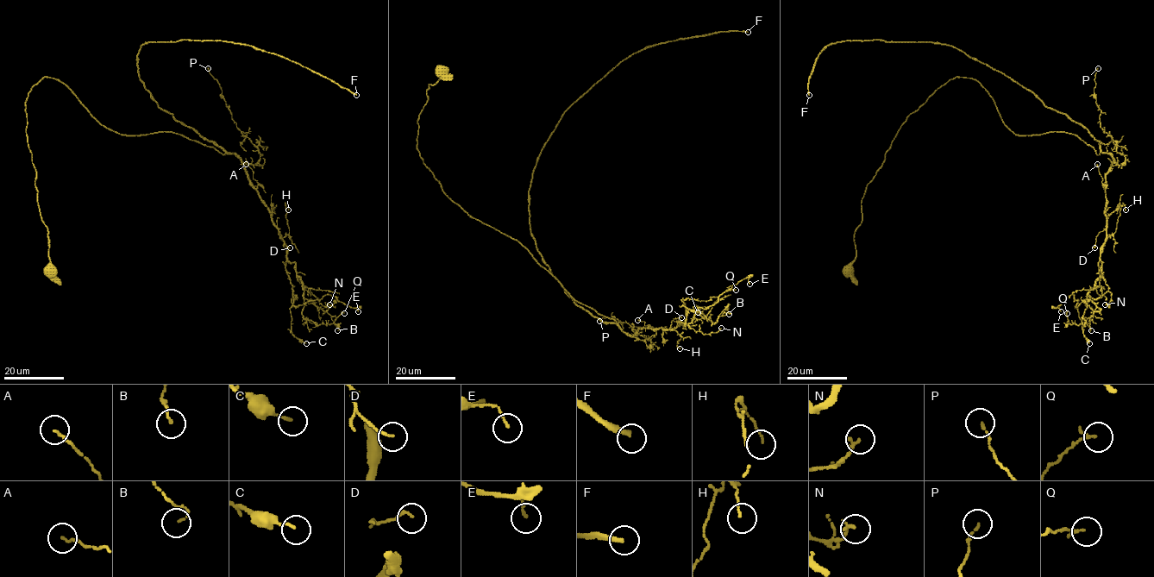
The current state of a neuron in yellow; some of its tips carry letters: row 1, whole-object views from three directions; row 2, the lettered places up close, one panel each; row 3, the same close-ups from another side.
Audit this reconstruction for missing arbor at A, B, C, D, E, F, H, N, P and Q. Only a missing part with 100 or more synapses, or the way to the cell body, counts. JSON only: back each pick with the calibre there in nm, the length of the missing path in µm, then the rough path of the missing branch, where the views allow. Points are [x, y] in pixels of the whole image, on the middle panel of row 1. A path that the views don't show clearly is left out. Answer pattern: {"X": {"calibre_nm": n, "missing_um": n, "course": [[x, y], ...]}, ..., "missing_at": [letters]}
{"F": {"calibre_nm": 200, "missing_um": 170}, "missing_at": ["F"]}

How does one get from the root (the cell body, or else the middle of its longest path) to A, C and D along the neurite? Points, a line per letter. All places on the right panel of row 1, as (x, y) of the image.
A: (848, 272), (867, 185), (949, 80), (975, 79), (1016, 134), (1064, 131), (1107, 153), (1104, 188), (1097, 164)
C: (848, 272), (900, 126), (971, 78), (1014, 134), (1070, 133), (1113, 159), (1101, 295), (1078, 307), (1089, 343)
D: (848, 272), (867, 185), (906, 117), (956, 77), (975, 79), (1014, 134), (1064, 131), (1111, 156), (1094, 247)

